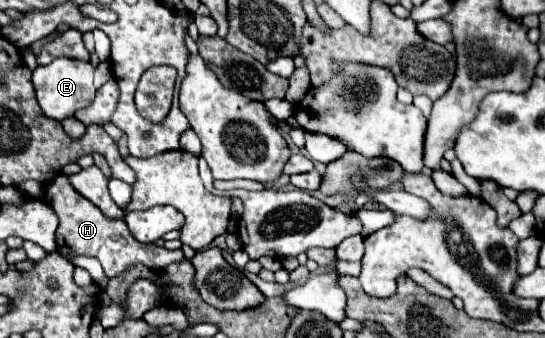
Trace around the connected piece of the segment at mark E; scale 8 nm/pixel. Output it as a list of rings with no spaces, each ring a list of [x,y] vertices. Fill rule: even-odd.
[[[58,57],[54,59],[54,63],[44,65],[44,67],[36,67],[32,71],[32,83],[36,89],[36,97],[38,103],[42,107],[42,111],[56,121],[62,121],[64,117],[74,115],[74,111],[88,107],[94,101],[94,67],[92,63],[86,61],[78,61],[78,59],[68,59],[68,57]]]

